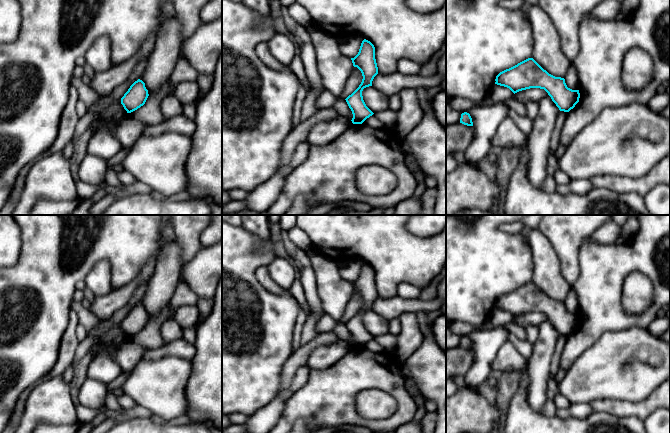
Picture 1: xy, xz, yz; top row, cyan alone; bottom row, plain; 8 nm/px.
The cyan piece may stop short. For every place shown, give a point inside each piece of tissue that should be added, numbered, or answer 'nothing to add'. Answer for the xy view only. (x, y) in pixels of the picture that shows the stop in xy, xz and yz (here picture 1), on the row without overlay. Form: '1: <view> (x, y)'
nothing to add

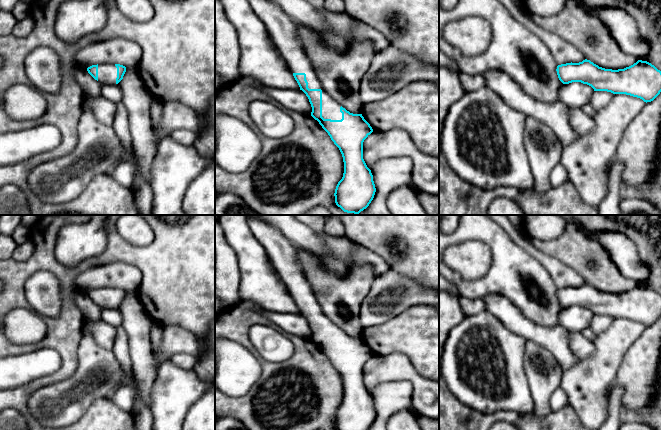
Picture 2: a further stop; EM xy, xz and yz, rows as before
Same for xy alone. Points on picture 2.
1: xy (107, 297)

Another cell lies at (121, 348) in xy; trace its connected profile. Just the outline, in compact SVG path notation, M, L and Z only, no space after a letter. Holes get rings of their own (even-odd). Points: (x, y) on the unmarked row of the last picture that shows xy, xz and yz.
M122 326L116 327L116 338L112 351L124 372L132 373L133 368L129 353L128 336Z

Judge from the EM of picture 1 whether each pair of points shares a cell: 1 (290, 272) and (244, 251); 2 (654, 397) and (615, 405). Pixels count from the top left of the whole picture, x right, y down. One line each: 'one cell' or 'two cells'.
1: two cells
2: one cell

